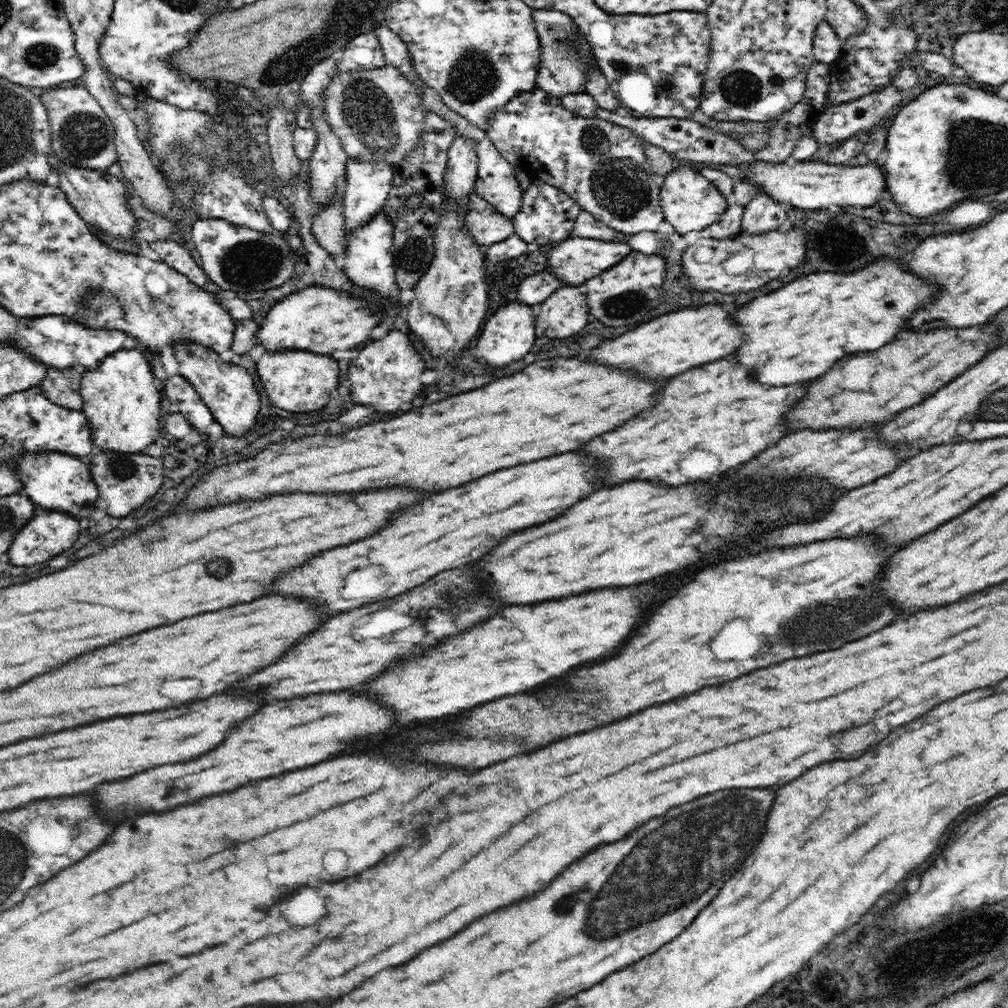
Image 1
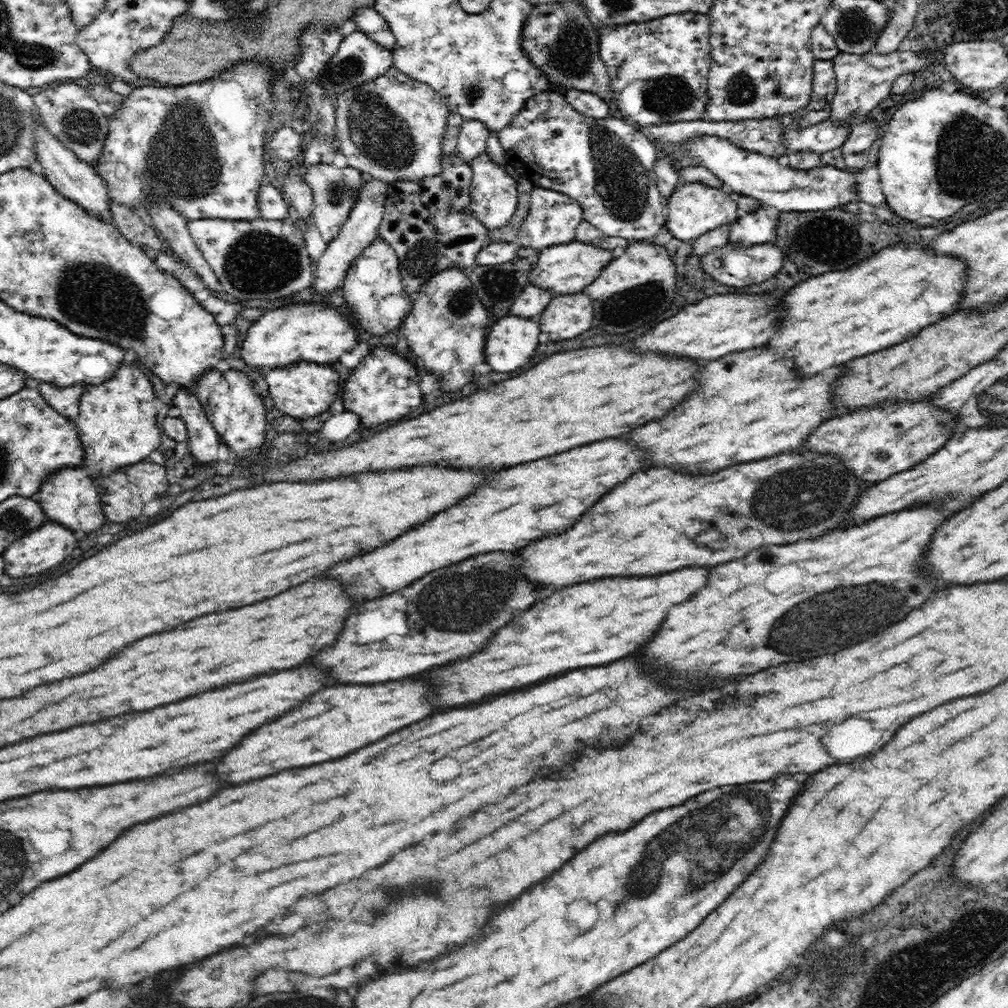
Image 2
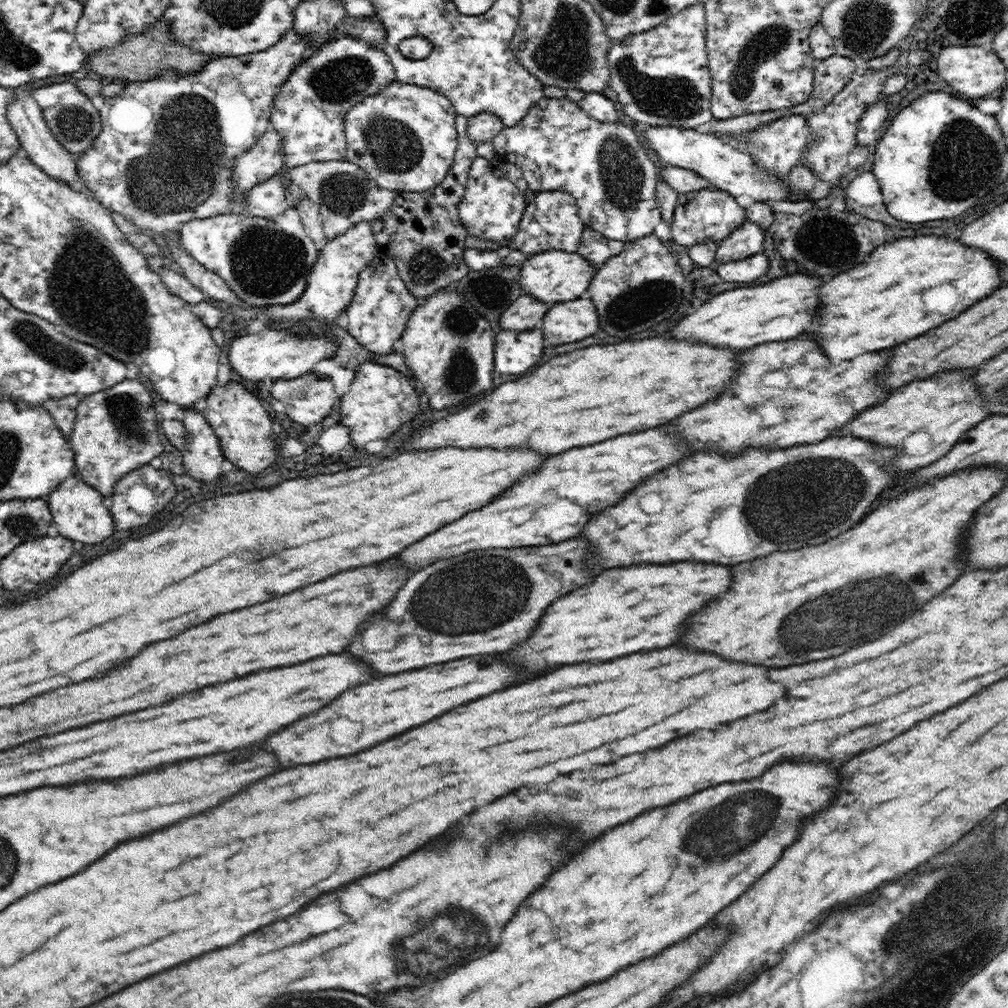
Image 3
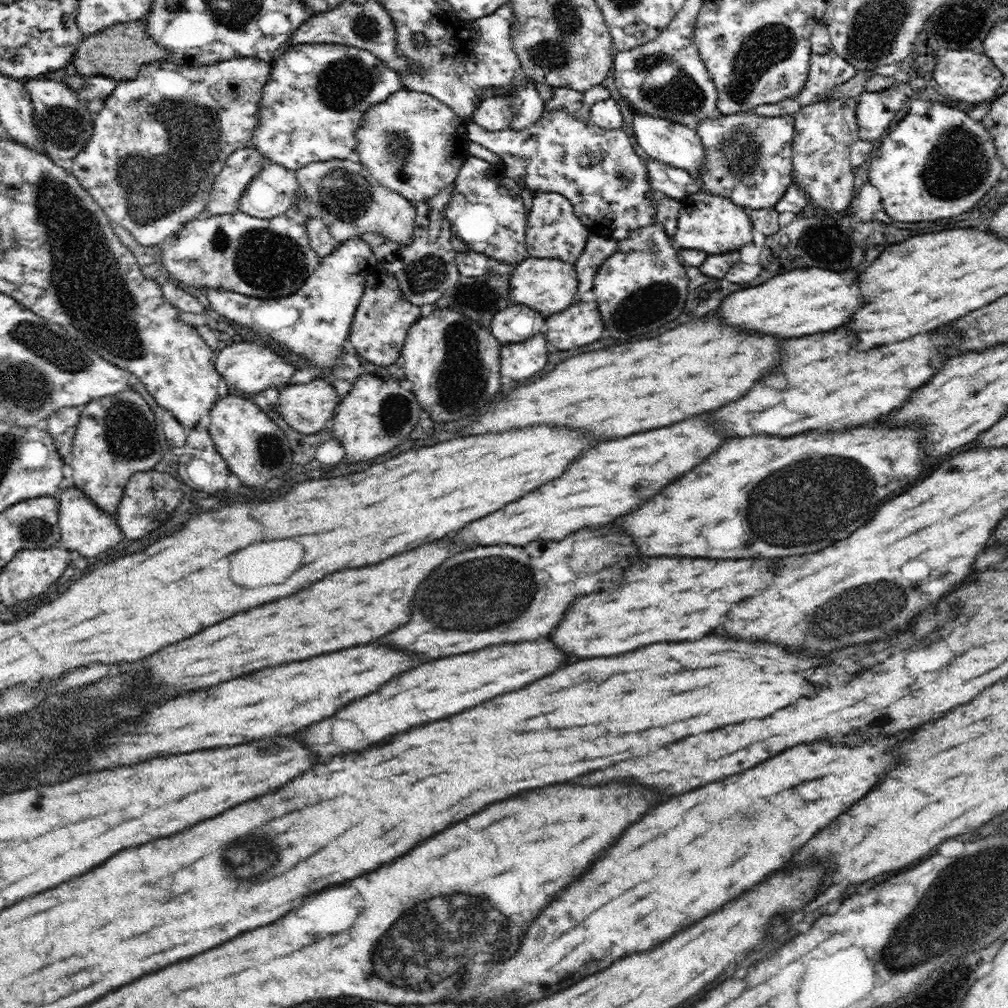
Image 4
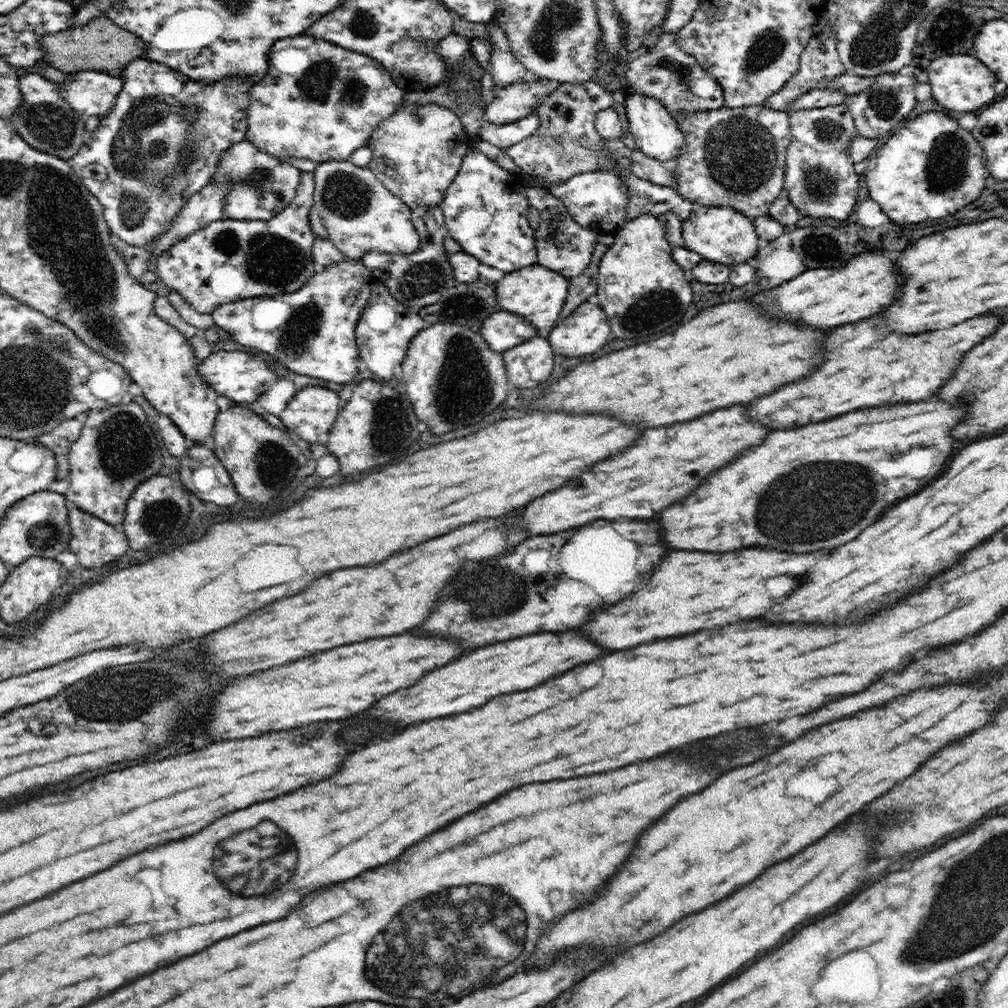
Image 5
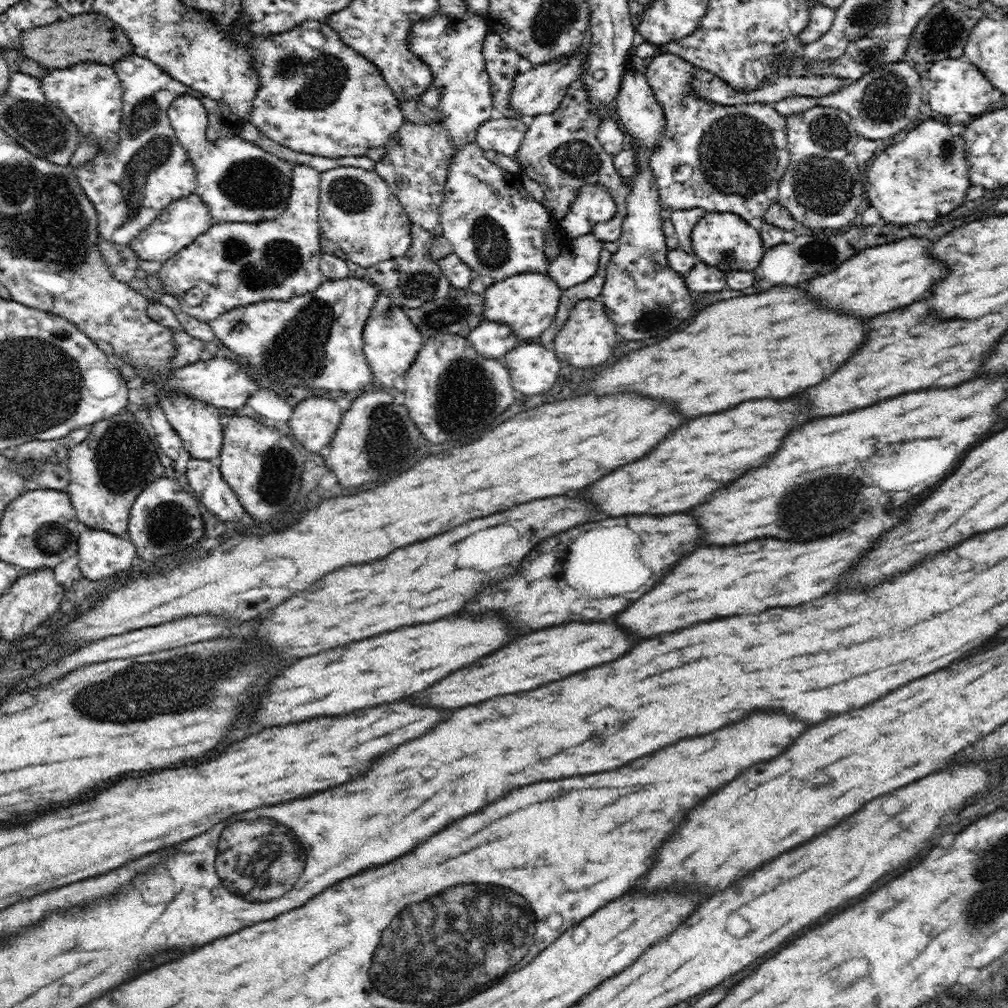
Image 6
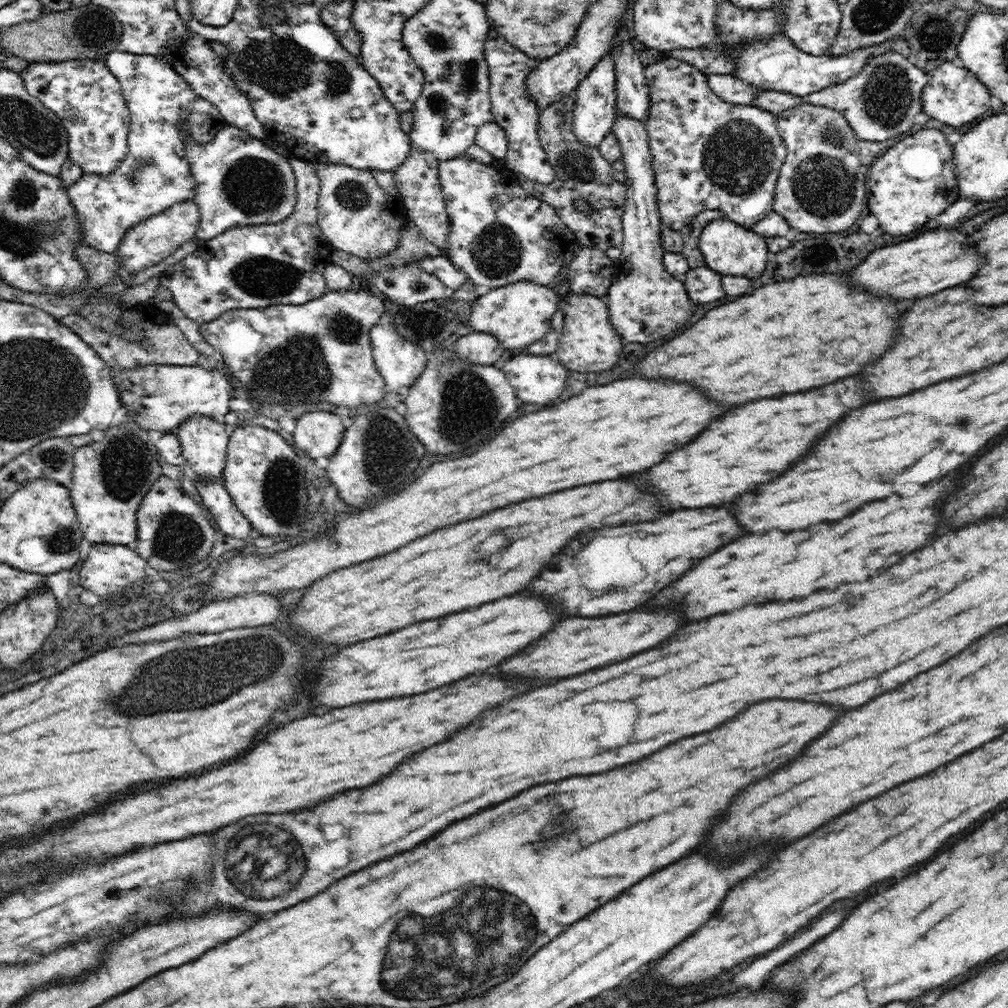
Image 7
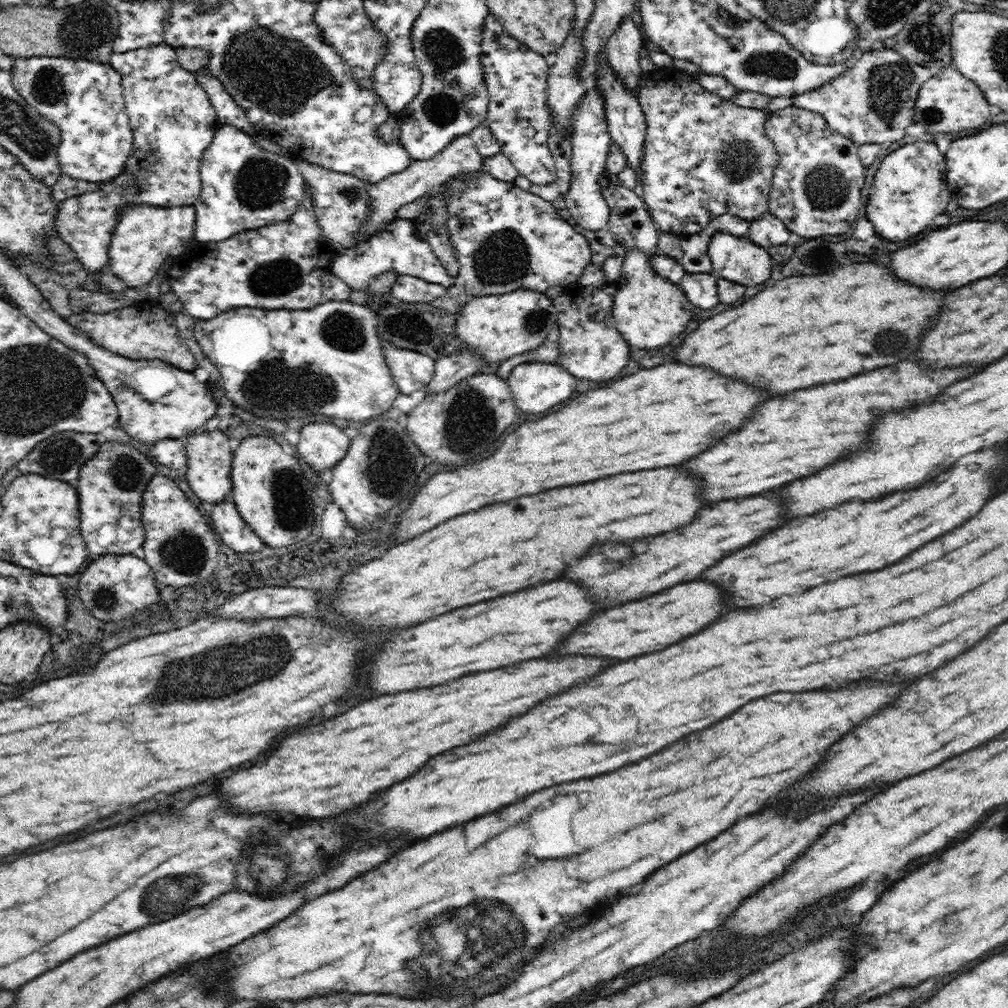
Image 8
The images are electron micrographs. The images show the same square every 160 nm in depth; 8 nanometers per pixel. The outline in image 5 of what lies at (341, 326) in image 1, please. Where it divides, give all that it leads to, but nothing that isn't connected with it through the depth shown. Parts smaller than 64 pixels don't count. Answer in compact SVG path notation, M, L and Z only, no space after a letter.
M238 350L210 353L204 363L199 365L198 375L202 381L208 382L218 397L224 396L233 404L257 401L270 386L280 381L280 377L268 368L262 358Z

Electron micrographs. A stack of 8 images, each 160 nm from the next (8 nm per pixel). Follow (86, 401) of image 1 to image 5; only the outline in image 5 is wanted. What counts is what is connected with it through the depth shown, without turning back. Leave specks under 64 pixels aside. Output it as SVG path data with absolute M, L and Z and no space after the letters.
M133 400L104 410L90 410L80 437L69 450L70 488L65 496L68 503L121 528L134 488L162 468L160 446L151 425L142 407Z

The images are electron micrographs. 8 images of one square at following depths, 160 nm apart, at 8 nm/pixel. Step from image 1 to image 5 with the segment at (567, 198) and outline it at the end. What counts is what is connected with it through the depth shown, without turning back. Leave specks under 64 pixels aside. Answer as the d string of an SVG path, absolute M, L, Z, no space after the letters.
M526 187L529 203L538 210L540 215L539 227L534 232L536 239L537 263L544 268L559 272L562 276L571 279L580 276L588 268L596 246L595 232L584 228L570 216L567 207L549 189L544 187Z

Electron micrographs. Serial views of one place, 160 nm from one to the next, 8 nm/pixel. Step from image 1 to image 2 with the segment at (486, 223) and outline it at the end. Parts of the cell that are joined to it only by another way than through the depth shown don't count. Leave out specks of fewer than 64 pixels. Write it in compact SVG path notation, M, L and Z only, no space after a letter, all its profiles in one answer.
M450 112L446 132L442 138L442 172L422 180L396 180L388 183L385 213L379 226L379 235L398 255L402 286L411 298L420 286L446 268L457 266L471 275L477 265L477 254L490 244L490 229L473 215L471 209L472 167L464 161L457 147L457 138L464 117Z

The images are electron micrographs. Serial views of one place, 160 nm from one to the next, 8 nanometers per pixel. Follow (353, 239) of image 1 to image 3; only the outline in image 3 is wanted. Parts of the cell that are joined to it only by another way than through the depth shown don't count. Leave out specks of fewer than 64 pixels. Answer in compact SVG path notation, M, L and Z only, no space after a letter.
M379 252L370 264L360 272L356 292L346 310L348 332L368 351L376 355L387 355L393 351L394 342L401 338L412 309L420 301L412 296L405 282L400 278L395 262Z

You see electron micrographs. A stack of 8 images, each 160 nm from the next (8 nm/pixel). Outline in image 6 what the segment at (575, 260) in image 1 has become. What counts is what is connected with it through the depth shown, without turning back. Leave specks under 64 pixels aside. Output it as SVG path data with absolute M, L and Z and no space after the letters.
M522 272L500 282L491 282L485 290L483 316L488 320L502 322L512 328L520 342L540 338L555 319L559 298L563 289L547 274L540 272Z

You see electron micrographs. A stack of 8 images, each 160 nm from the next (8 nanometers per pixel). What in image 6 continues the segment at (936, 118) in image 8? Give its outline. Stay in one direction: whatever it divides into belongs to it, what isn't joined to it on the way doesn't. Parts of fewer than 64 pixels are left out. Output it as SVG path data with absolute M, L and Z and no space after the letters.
M950 58L936 62L929 72L930 84L929 104L933 114L962 114L968 118L975 118L976 114L982 115L992 109L995 105L992 102L992 91L995 89L992 83L980 72L980 69L969 61L962 61L959 58Z

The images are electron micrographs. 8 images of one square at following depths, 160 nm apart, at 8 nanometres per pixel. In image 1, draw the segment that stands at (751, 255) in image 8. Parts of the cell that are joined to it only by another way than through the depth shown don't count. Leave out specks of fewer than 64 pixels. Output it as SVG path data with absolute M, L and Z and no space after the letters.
M679 166L668 176L664 176L663 183L660 188L661 219L668 221L679 235L688 234L692 230L700 230L706 234L709 226L718 222L727 210L727 197L696 167Z

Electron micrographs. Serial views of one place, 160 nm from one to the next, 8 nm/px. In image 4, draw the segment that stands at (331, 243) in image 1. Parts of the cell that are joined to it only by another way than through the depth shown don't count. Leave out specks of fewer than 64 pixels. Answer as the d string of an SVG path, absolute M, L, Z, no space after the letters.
M348 159L310 163L296 171L299 187L318 208L336 244L362 238L364 232L379 232L400 244L410 244L416 207L405 196L378 182L362 163Z

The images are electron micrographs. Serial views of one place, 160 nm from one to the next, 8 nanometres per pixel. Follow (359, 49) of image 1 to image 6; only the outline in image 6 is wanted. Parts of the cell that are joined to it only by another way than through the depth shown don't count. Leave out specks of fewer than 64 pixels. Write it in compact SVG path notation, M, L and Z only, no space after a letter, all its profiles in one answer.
M310 20L283 33L249 40L251 63L260 81L250 110L250 122L263 136L296 152L335 160L344 156L367 156L370 148L386 147L402 128L405 116L400 110L400 101L378 67L344 46L340 36L324 20Z

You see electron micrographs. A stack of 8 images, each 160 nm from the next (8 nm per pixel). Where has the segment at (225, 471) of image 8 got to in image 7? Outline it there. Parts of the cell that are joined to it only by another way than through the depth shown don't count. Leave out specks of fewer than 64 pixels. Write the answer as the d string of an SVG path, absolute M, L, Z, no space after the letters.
M194 414L186 418L175 431L181 444L182 458L193 468L197 480L217 480L223 482L223 470L226 462L229 436L225 424L216 422L212 416Z

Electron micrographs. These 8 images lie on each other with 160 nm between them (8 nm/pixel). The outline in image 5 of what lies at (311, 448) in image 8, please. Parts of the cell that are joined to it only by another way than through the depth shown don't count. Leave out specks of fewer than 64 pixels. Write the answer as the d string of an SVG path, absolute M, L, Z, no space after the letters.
M306 386L288 402L280 418L289 432L316 444L321 434L331 432L341 408L336 392L320 386Z

